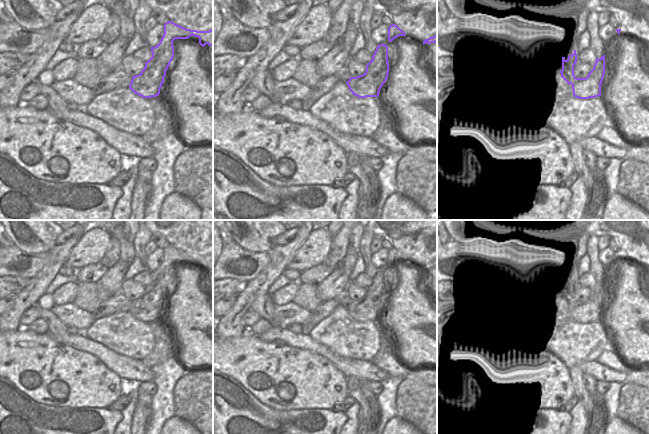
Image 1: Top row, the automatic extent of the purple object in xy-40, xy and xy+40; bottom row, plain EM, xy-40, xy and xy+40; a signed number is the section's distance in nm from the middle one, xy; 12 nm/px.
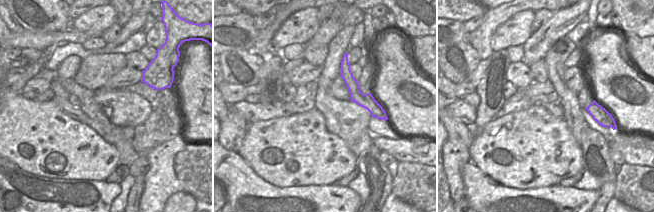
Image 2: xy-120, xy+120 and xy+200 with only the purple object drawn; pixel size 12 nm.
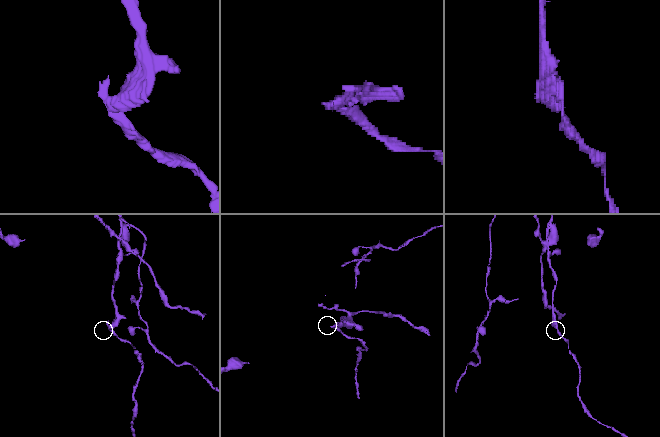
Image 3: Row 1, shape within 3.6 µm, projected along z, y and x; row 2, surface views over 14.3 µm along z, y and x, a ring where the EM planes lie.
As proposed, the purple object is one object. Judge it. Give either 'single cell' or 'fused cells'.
fused cells

